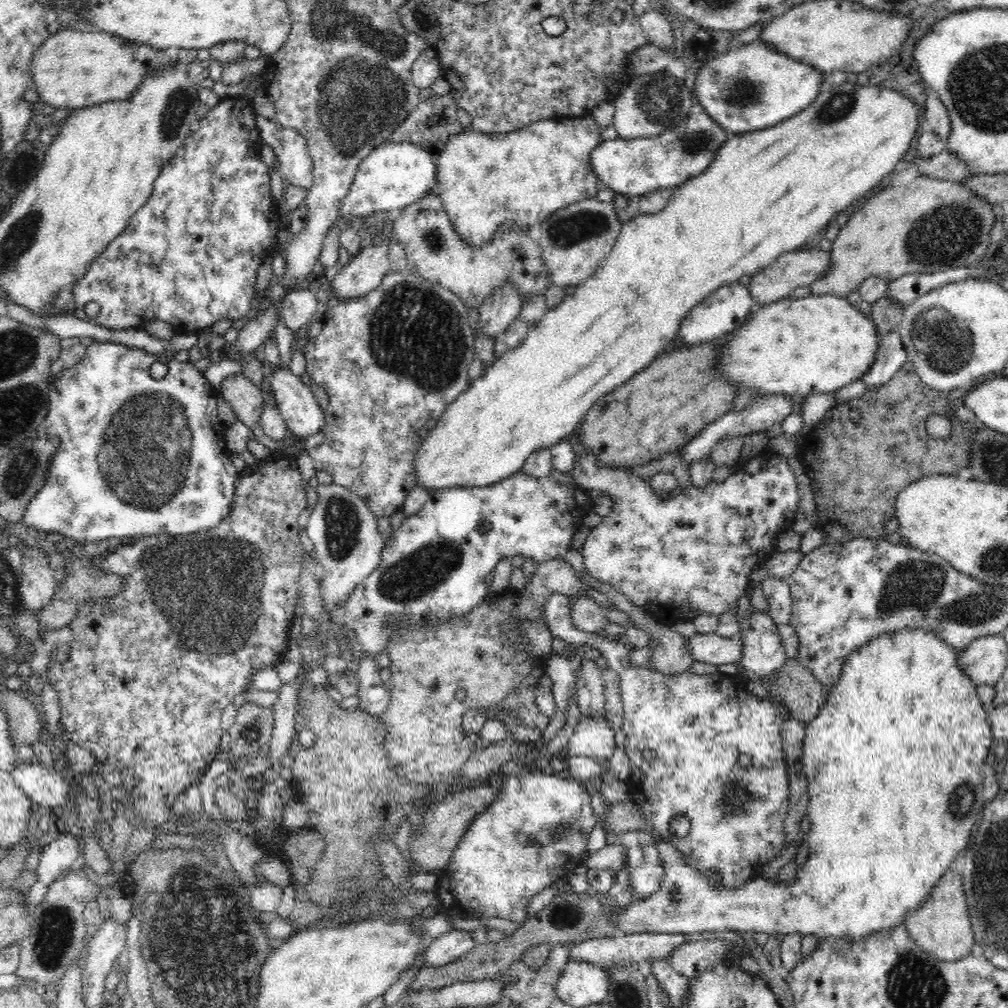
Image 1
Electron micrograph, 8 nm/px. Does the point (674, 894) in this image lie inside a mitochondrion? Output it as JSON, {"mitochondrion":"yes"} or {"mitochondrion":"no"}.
{"mitochondrion":"no"}

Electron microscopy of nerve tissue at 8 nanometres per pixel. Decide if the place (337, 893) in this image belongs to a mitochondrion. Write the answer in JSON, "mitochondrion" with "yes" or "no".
{"mitochondrion":"yes"}

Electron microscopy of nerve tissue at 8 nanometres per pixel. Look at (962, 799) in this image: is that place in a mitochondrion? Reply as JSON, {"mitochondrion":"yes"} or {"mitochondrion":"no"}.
{"mitochondrion":"yes"}

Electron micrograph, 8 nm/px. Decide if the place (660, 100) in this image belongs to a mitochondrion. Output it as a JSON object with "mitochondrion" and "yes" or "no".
{"mitochondrion":"yes"}

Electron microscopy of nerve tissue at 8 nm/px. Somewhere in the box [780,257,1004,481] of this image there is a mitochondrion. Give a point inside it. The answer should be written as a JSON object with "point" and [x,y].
{"point":[943,341]}

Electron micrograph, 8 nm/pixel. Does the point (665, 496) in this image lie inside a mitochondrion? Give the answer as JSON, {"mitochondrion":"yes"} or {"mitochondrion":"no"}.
{"mitochondrion":"no"}

